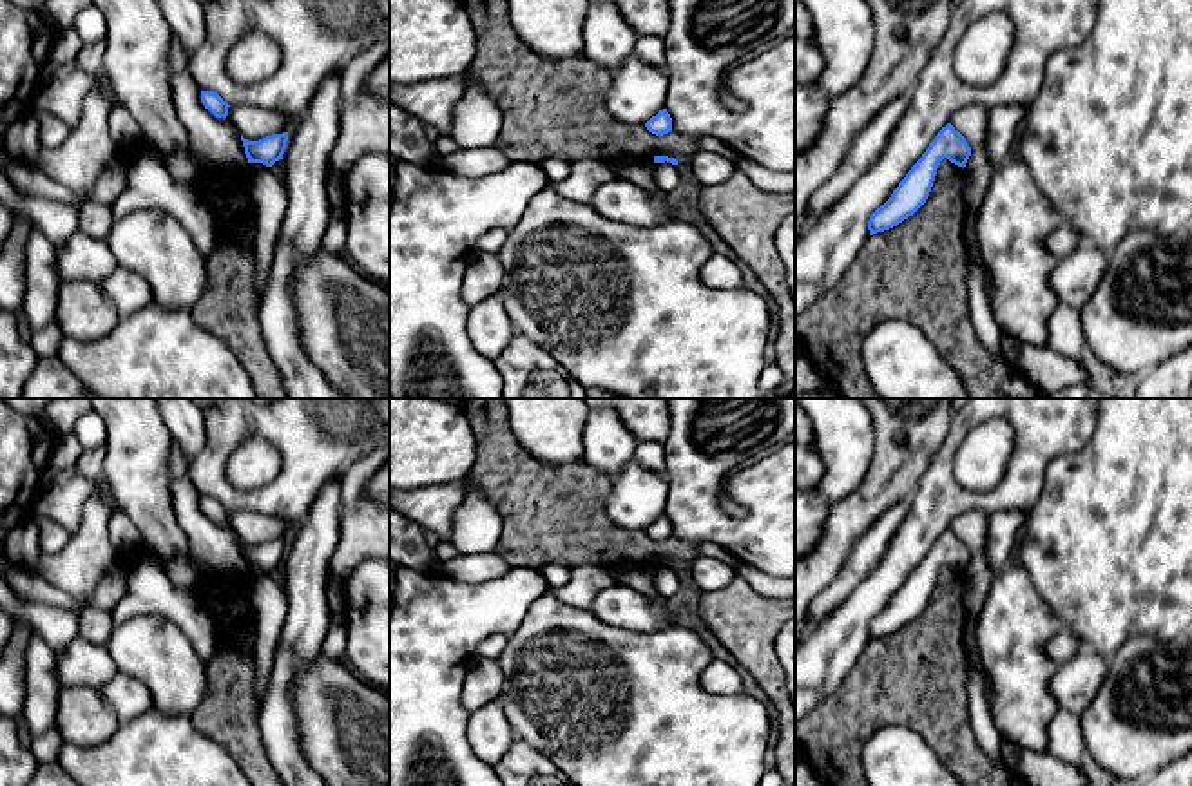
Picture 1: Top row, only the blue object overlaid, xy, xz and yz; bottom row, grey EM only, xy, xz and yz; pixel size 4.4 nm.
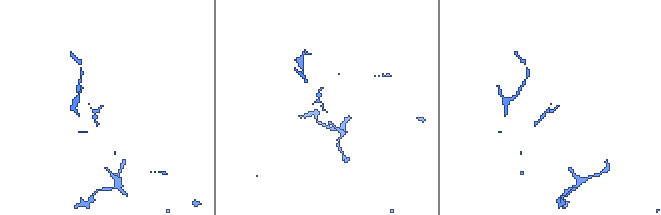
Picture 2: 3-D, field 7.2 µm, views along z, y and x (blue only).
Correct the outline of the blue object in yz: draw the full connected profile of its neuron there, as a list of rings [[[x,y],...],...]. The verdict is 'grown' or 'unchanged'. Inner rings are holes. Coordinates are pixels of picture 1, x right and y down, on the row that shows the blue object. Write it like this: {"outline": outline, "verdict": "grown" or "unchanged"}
{"outline": [[[951,123],[942,127],[922,158],[893,190],[891,197],[871,214],[868,221],[870,235],[897,226],[926,203],[944,158],[964,168],[969,156],[971,147],[966,138]]], "verdict": "unchanged"}

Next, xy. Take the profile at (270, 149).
{"outline": [[[288,132],[272,134],[259,141],[248,141],[241,136],[241,141],[248,163],[263,163],[266,167],[272,167],[275,161],[283,159],[286,141],[288,141]]], "verdict": "unchanged"}

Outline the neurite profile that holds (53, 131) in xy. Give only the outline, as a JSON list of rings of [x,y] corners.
[[[33,109],[38,118],[40,150],[60,147],[71,134],[71,129],[54,114],[43,109]]]

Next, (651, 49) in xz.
[[[589,0],[589,4],[610,2],[625,22],[638,33],[634,54],[645,63],[667,67],[663,36],[670,29],[668,0]]]

